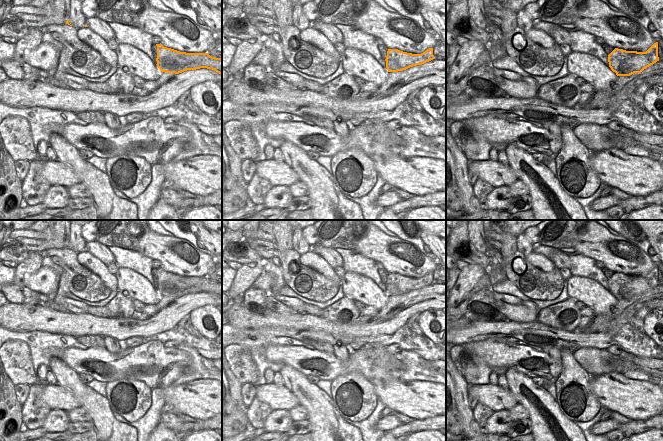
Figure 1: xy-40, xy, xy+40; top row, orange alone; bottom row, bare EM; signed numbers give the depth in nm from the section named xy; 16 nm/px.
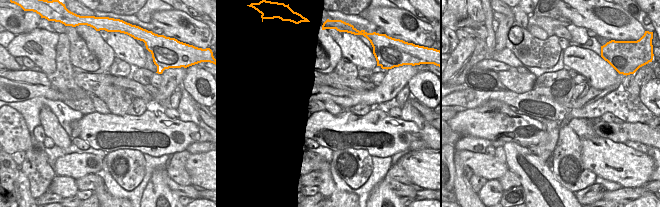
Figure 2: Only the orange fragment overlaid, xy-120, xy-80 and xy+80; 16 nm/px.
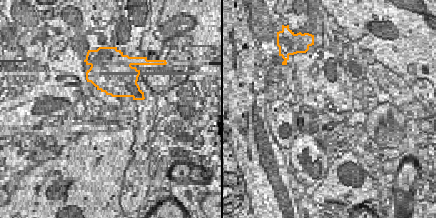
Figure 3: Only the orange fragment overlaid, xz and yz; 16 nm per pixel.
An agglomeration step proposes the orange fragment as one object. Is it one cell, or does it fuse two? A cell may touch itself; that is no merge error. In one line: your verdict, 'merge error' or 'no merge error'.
merge error

